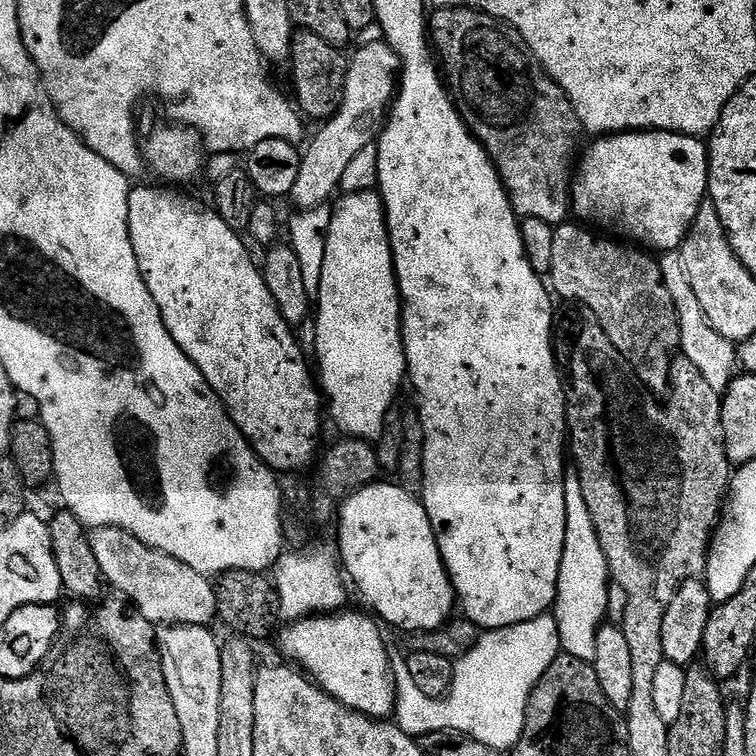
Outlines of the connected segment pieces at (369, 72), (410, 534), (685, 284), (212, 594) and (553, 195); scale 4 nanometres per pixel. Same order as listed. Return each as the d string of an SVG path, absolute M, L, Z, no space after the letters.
M381 42L356 48L353 53L348 60L348 73L339 108L329 120L319 125L320 133L312 141L307 141L308 149L305 147L300 157L298 179L294 182L290 197L291 203L297 204L297 209L328 204L337 195L346 174L346 166L350 166L350 162L354 162L354 158L362 154L366 146L374 143L388 118L400 70L400 60L395 50L388 43Z
M384 483L367 484L365 488L359 488L358 491L351 493L341 503L345 503L341 508L339 505L339 563L347 579L351 581L354 588L354 583L356 583L357 590L364 595L365 602L373 608L371 611L381 621L384 619L386 623L401 628L404 634L438 630L453 619L458 601L452 590L452 580L448 577L447 570L444 569L444 559L440 556L436 535L430 526L430 518L426 514L423 503L413 493L400 487L399 483Z
M672 259L669 264L661 263L660 269L666 282L666 290L670 290L670 298L674 298L674 306L678 314L680 352L683 359L694 362L694 366L698 366L702 378L706 378L706 382L710 386L714 386L716 392L723 394L732 385L738 372L737 345L731 340L722 338L722 334L718 334L718 330L714 330L714 326L710 326L710 322L706 318L706 310L702 310L702 306L698 303L683 263L679 259Z
M97 528L91 533L100 575L117 593L137 608L153 626L169 624L211 625L217 619L216 589L204 573L178 562L170 554L146 546L121 528Z
M441 8L433 13L430 43L438 57L443 79L453 93L460 92L460 116L488 152L517 217L542 218L542 222L553 226L565 223L572 212L572 182L582 137L580 119L574 114L574 106L570 106L570 98L536 63L536 57L528 51L518 30L475 8Z

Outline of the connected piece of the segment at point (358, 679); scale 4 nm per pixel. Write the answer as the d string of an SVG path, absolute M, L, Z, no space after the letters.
M348 611L309 616L289 623L288 629L279 633L280 648L293 660L289 660L293 665L303 669L319 688L350 711L373 718L391 717L398 705L388 648L371 615Z

